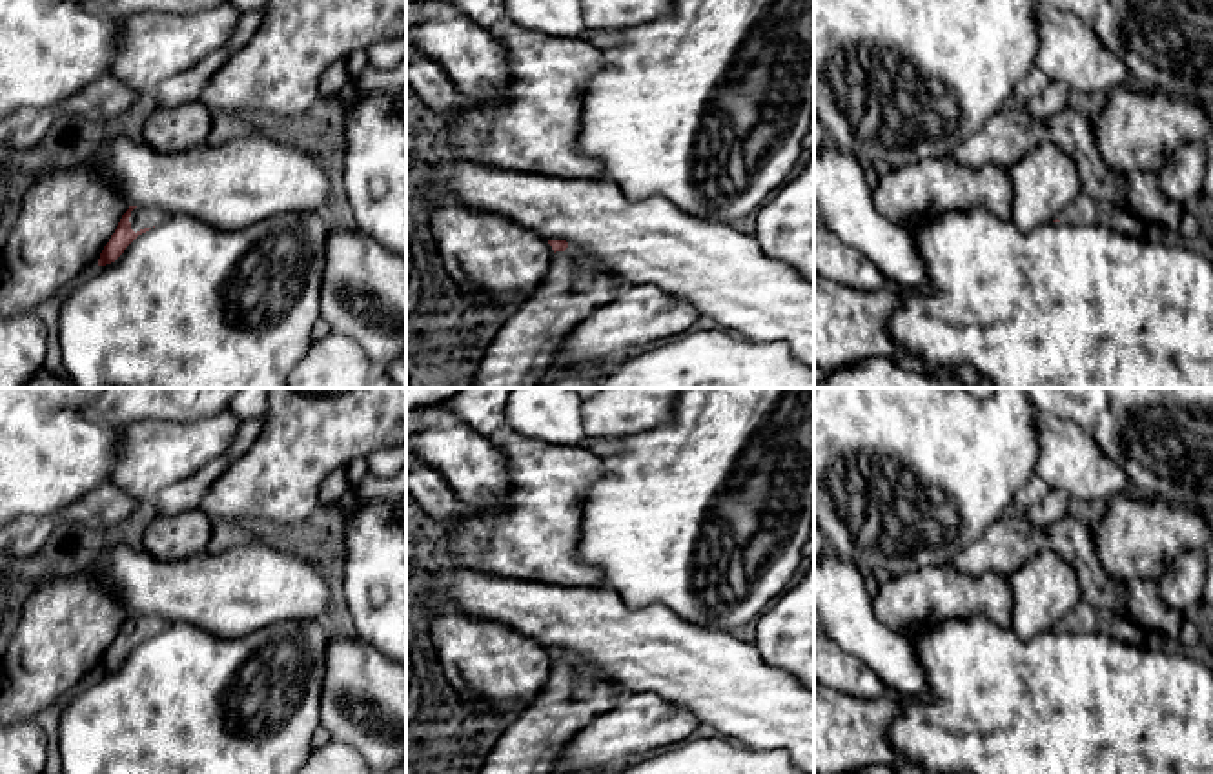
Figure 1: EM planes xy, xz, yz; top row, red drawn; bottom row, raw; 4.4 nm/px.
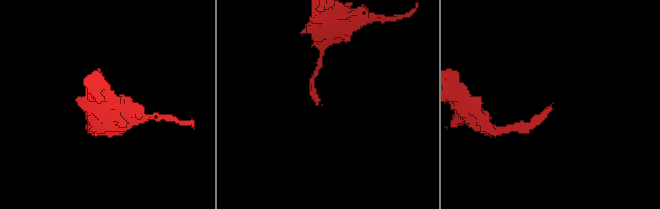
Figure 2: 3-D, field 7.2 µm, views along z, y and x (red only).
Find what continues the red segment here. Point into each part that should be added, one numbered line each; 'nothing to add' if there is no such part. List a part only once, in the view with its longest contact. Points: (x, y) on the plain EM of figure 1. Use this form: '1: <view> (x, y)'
1: xy (141, 625)

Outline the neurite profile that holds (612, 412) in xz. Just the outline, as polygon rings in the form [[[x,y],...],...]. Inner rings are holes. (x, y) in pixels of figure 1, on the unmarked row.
[[[601,388],[581,402],[585,437],[628,437],[670,423],[681,388]]]

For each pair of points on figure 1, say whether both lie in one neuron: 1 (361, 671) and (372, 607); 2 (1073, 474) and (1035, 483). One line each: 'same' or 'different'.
1: different
2: different

